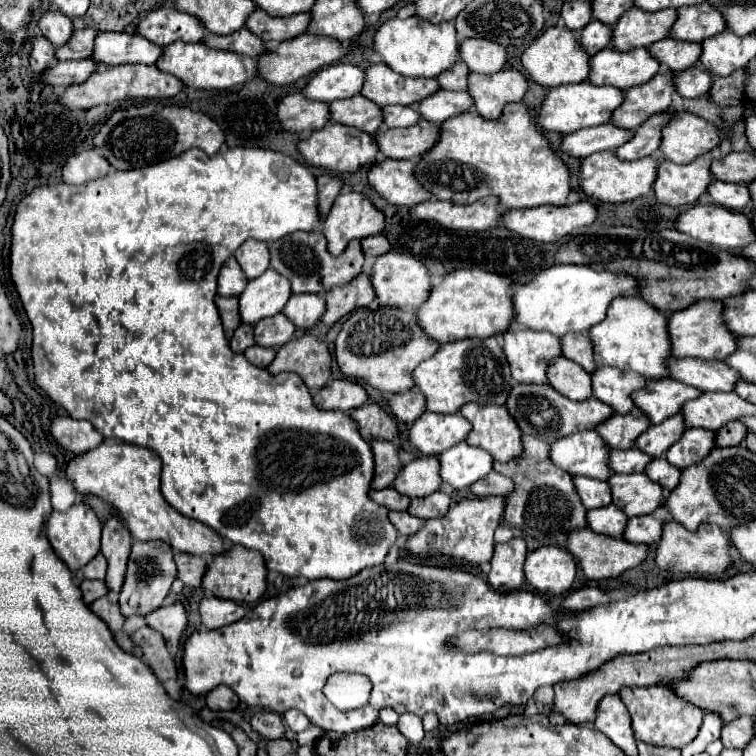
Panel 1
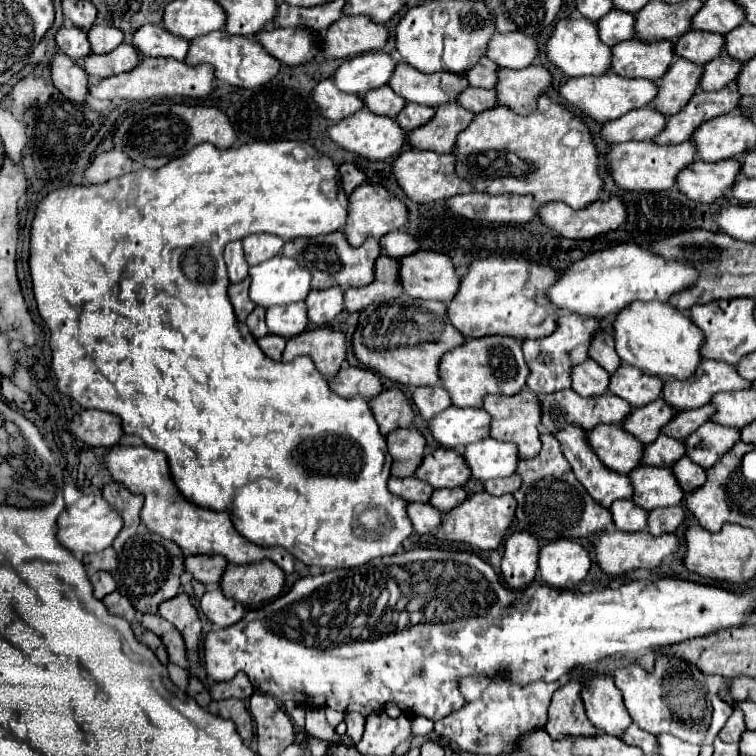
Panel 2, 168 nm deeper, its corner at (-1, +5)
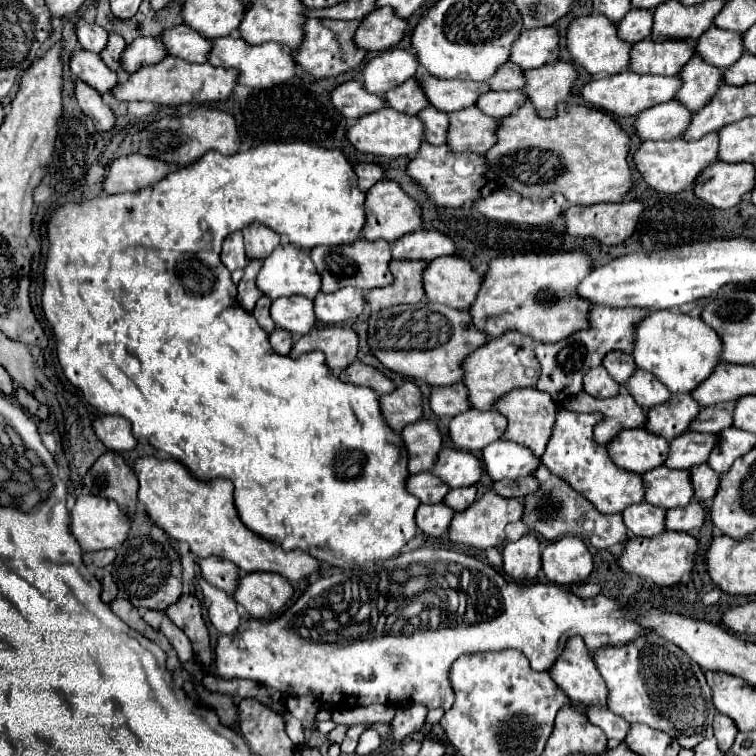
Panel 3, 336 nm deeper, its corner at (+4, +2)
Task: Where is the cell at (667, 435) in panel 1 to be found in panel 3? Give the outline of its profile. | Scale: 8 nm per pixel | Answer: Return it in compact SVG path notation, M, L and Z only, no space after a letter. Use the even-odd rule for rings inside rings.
M717 403L699 411L699 415L691 421L689 431L697 433L719 433L725 427L731 427L733 421L733 405L735 403Z

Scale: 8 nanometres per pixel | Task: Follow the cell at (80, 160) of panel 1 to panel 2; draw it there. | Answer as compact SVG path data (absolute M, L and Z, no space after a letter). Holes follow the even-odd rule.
M114 148L110 152L102 152L96 156L96 160L86 170L86 180L92 184L108 182L110 178L120 178L122 174L128 174L134 170L134 160L128 158L122 150Z

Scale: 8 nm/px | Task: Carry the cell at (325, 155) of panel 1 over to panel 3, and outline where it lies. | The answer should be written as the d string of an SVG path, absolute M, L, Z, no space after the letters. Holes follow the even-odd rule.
M383 107L379 111L373 111L369 115L359 117L357 123L347 129L345 137L361 153L381 155L381 157L399 157L399 155L413 157L419 151L419 145L423 141L421 133L423 133L423 129L421 129L421 121L417 121L417 117L397 113L395 109Z

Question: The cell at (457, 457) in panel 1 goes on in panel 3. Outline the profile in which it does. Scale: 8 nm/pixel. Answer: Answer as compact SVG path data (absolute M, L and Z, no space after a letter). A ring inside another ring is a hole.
M493 441L481 451L481 461L485 463L485 471L493 481L499 479L517 479L531 475L541 463L527 447L511 441Z

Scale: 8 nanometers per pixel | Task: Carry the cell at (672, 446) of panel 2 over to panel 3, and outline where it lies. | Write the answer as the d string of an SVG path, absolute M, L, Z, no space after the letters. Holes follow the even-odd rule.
M685 431L669 443L669 455L665 459L665 467L689 469L691 465L705 463L715 445L717 445L717 435Z

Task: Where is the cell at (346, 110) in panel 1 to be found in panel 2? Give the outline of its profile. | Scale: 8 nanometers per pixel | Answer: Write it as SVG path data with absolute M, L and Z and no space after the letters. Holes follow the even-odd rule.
M382 86L378 90L370 90L368 94L364 94L364 102L370 112L384 114L390 118L396 118L402 112L402 106L408 104L402 96L394 94L394 90L388 86Z

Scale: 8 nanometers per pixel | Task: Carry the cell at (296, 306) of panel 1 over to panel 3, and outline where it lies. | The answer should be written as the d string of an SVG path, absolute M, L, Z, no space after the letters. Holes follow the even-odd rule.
M341 289L335 293L317 293L313 299L315 305L315 317L321 323L339 323L347 319L339 317L357 317L363 311L363 291L359 289Z

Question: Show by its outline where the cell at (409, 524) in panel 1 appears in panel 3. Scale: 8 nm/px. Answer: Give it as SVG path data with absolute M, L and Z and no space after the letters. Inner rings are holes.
M439 503L439 505L419 505L417 513L415 513L415 521L417 527L429 535L429 537L441 537L447 529L449 529L449 521L453 519L453 509L449 509L447 505Z

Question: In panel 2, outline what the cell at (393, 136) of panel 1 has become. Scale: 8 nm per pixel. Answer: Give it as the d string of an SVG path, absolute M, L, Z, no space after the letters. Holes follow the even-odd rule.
M456 102L442 104L436 108L436 116L426 126L408 134L408 140L414 148L434 150L440 154L454 152L458 134L472 122L472 118L474 114Z

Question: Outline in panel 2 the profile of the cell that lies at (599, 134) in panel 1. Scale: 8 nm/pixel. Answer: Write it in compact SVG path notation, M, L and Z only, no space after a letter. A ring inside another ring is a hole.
M652 106L630 110L628 114L610 120L602 128L602 138L608 142L628 142L628 140L652 140L666 126L666 114Z

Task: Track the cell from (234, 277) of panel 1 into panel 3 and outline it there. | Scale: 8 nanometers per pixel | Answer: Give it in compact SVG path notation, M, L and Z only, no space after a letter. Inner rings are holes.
M241 231L231 233L231 235L225 239L225 245L223 245L223 251L221 251L221 261L223 261L223 265L225 265L229 271L243 269L243 267L247 265Z

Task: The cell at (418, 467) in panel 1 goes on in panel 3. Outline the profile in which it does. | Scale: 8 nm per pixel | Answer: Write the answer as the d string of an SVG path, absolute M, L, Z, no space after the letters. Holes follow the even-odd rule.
M443 447L435 461L433 473L441 477L441 481L451 489L469 487L481 477L481 461L469 451Z

